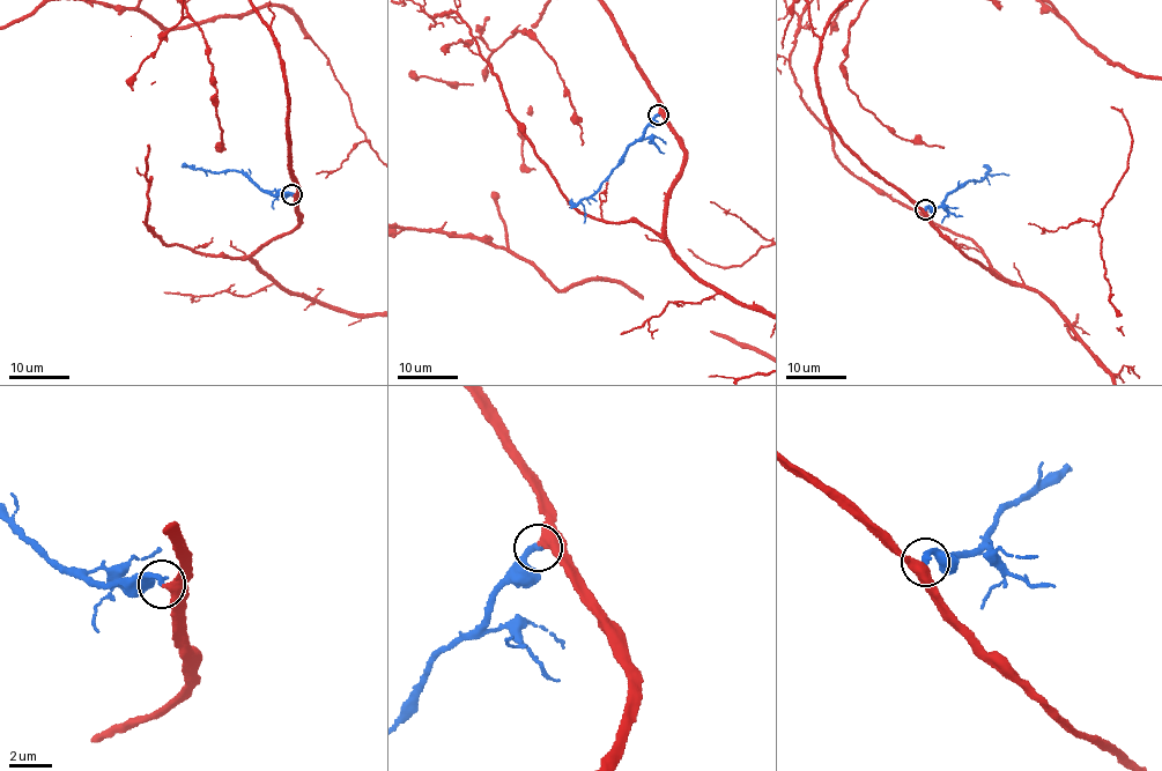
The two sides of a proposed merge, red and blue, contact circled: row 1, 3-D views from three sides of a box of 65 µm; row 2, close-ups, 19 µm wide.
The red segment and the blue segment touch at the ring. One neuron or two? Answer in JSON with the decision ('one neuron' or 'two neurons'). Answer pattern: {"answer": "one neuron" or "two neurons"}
{"answer": "one neuron"}

